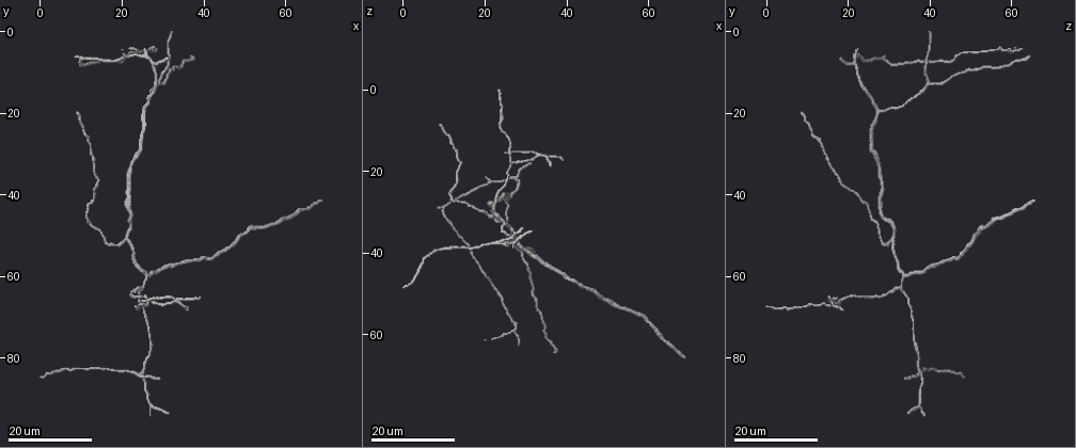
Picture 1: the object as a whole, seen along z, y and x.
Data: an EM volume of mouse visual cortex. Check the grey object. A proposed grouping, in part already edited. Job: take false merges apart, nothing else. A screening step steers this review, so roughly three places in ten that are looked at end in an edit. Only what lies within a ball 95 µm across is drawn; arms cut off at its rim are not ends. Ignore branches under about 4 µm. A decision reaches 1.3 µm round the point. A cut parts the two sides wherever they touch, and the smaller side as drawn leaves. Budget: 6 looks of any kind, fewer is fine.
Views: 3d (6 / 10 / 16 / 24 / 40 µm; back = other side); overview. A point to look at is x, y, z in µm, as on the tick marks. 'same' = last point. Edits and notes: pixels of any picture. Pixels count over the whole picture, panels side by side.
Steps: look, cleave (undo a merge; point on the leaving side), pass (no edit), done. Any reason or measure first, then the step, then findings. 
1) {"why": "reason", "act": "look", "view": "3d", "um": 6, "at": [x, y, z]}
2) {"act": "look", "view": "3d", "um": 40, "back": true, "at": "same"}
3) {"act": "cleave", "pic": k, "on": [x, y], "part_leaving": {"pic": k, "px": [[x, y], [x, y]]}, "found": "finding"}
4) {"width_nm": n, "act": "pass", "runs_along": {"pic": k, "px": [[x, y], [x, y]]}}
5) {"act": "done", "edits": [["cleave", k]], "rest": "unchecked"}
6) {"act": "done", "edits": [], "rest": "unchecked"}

{"why": "four arms meet", "act": "look", "view": "3d", "um": 24, "at": [33.0, 66.0, 16.0]}

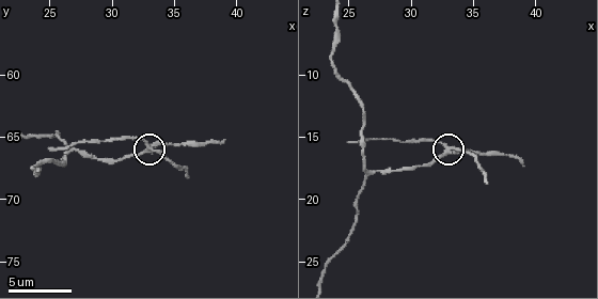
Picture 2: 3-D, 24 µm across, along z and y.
{"act": "look", "view": "3d", "um": 10, "at": [32.8, 65.8, 15.8]}

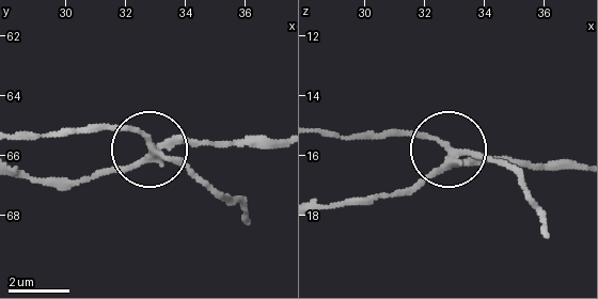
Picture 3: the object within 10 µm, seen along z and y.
{"why": "other side", "act": "look", "view": "3d", "um": 10, "back": true, "at": [32.9, 65.8, 15.9]}

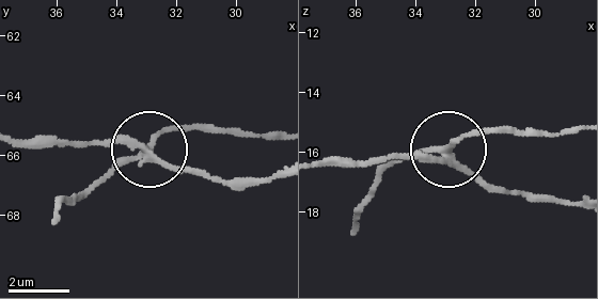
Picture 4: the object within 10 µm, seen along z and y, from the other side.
{"act": "cleave", "pic": 4, "on": [109, 170], "part_leaving": {"pic": 4, "px": [[153, 158], [160, 138], [176, 129], [276, 138]]}, "found": "a second cell is stuck on"}

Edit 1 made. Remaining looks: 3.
{"why": "branch point", "act": "look", "view": "3d", "um": 16, "at": [27.0, 60.0, 33.5]}

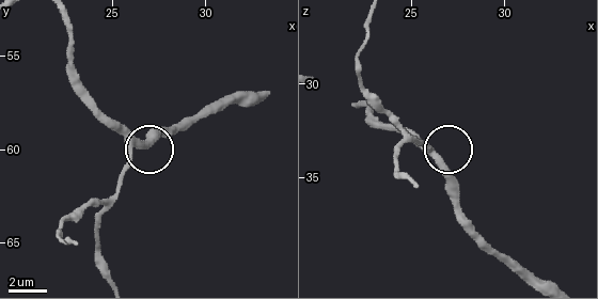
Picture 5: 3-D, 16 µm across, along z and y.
{"act": "look", "view": "3d", "um": 10, "at": [26.5, 59.8, 34.0]}

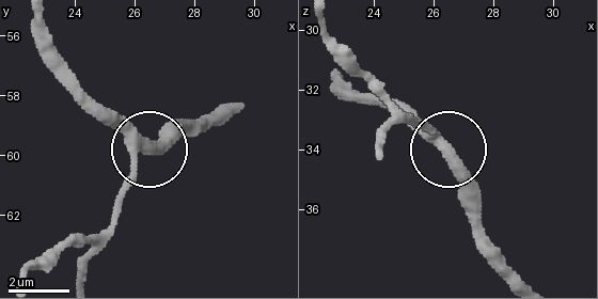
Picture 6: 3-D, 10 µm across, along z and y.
{"width_nm": 330, "act": "pass", "runs_along": {"pic": 6, "px": [[336, 73], [352, 91], [406, 106], [446, 144], [416, 124]]}, "found": "all the same cell"}

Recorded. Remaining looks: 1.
{"act": "done", "edits": [["cleave", 4]], "rest": "unchecked"}

